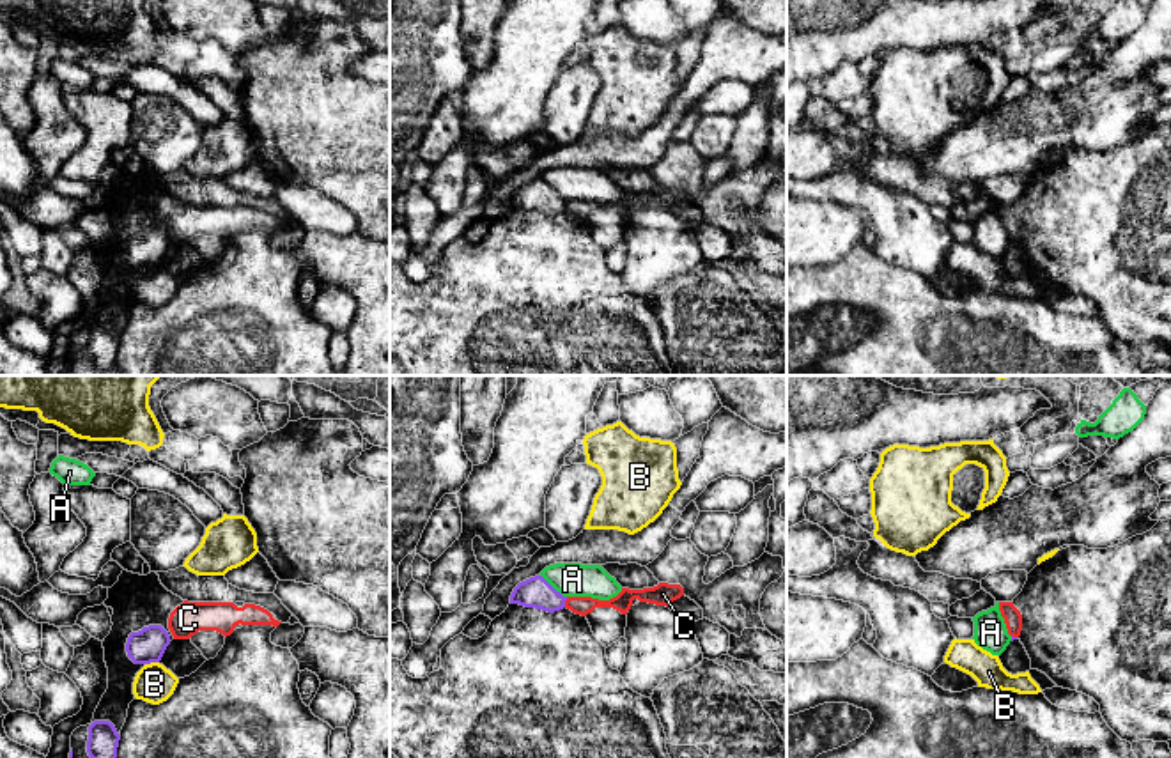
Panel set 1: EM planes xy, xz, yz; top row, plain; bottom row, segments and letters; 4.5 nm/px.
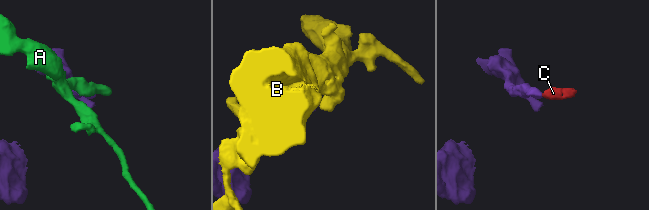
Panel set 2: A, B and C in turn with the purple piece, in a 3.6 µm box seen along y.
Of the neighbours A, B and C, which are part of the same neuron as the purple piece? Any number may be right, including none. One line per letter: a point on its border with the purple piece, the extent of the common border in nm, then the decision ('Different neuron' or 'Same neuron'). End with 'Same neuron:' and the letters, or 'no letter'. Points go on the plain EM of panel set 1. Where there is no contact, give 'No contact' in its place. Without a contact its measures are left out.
A: Touches purple at xz (551, 190). Shared border 160 nm. Different neuron
B: Touches purple at xy (151, 264). Shared border 70 nm. Different neuron
C: Touches purple at xz (564, 206). Shared border 50 nm. Different neuron
Same neuron: no letter

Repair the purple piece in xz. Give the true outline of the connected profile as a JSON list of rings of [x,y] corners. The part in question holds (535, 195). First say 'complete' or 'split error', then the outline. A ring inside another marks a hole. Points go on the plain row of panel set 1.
complete; [[[542,179],[519,186],[510,198],[510,207],[535,211],[547,216],[563,213],[565,204],[567,200],[556,195]]]

